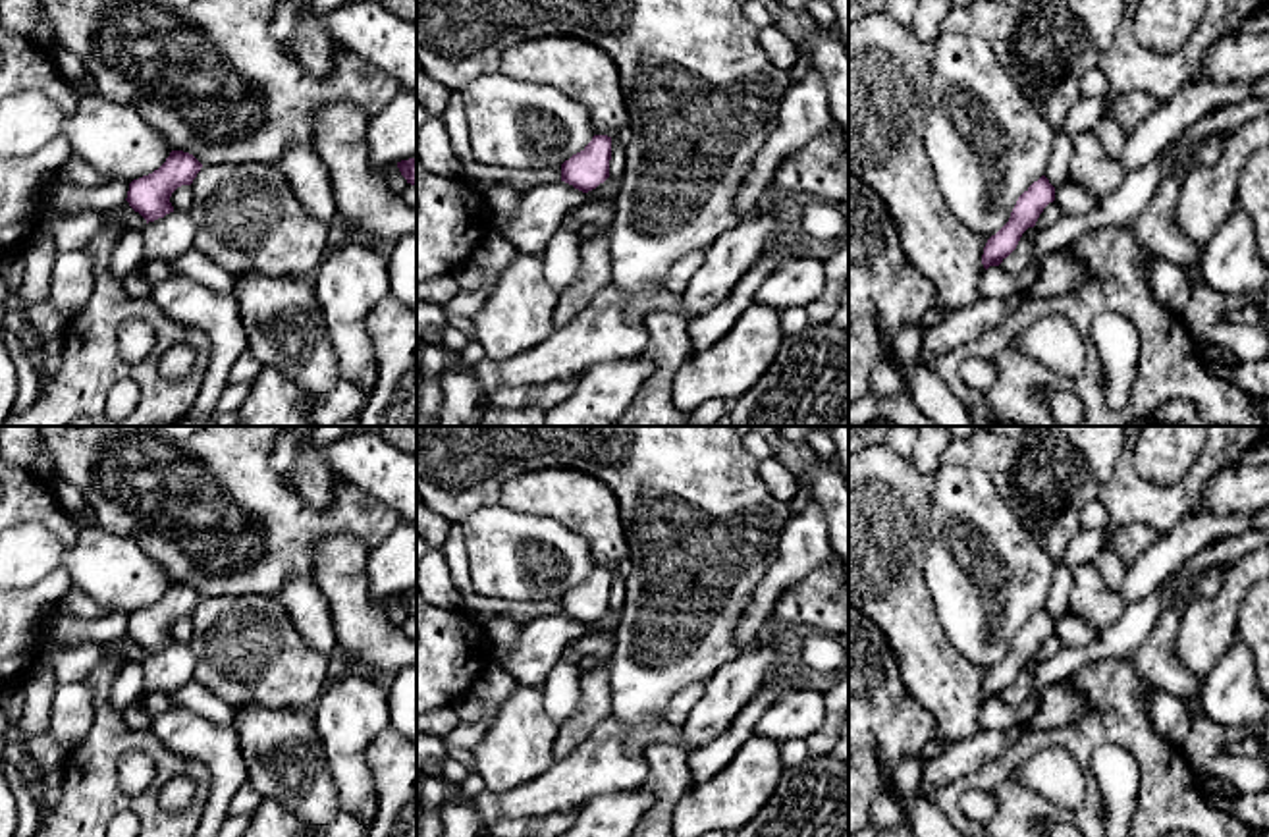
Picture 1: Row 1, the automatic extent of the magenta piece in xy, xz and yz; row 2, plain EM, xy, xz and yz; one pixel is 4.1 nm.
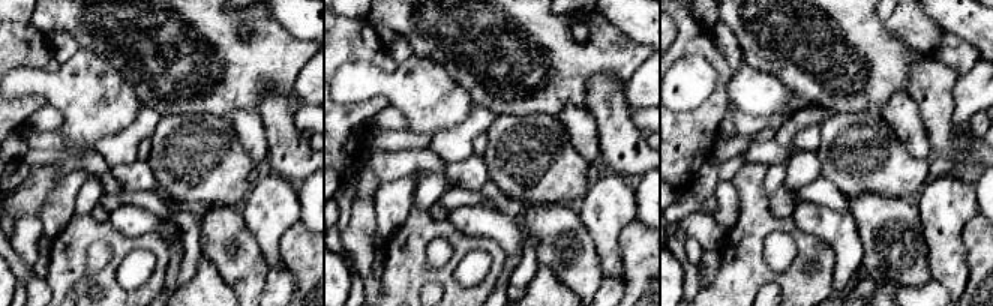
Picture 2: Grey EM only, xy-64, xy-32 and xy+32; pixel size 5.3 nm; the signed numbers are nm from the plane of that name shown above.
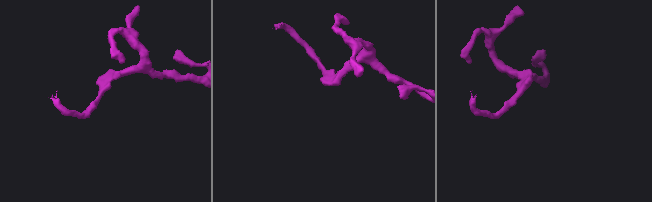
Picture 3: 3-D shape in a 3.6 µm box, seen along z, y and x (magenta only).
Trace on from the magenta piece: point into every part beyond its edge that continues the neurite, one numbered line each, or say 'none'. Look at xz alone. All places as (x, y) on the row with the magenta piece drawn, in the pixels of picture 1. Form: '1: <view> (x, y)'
none

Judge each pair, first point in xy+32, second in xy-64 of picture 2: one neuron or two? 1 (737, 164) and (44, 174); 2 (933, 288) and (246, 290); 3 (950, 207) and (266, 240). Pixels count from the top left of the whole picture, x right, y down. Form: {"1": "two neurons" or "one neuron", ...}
{"1": "two neurons", "2": "two neurons", "3": "one neuron"}

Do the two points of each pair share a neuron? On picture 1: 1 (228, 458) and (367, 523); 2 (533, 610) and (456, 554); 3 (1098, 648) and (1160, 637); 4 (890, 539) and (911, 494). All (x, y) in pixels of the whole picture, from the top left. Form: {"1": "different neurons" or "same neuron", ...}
{"1": "same neuron", "2": "same neuron", "3": "different neurons", "4": "same neuron"}

